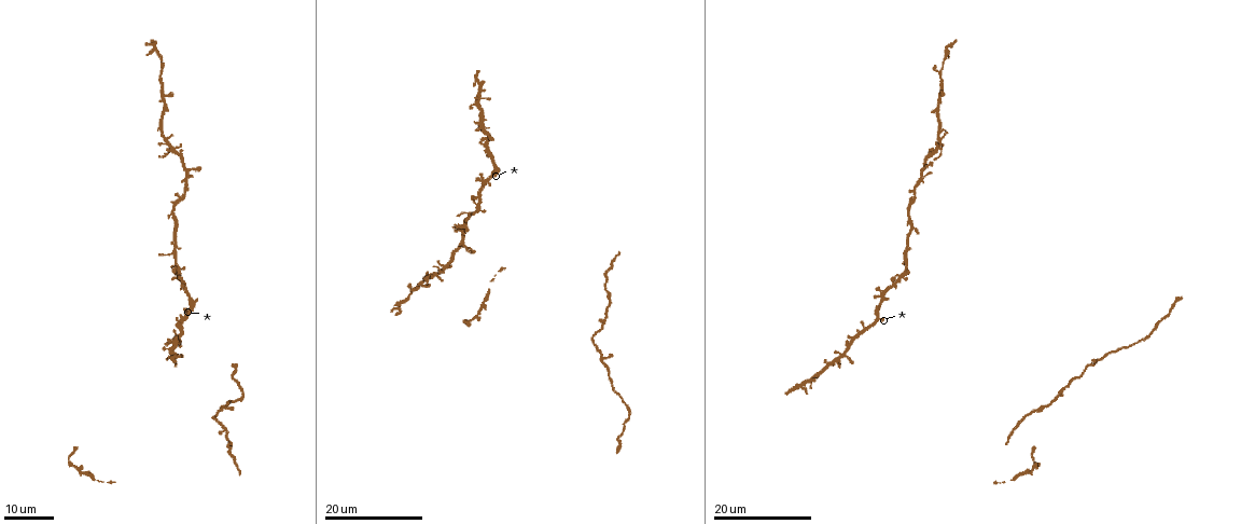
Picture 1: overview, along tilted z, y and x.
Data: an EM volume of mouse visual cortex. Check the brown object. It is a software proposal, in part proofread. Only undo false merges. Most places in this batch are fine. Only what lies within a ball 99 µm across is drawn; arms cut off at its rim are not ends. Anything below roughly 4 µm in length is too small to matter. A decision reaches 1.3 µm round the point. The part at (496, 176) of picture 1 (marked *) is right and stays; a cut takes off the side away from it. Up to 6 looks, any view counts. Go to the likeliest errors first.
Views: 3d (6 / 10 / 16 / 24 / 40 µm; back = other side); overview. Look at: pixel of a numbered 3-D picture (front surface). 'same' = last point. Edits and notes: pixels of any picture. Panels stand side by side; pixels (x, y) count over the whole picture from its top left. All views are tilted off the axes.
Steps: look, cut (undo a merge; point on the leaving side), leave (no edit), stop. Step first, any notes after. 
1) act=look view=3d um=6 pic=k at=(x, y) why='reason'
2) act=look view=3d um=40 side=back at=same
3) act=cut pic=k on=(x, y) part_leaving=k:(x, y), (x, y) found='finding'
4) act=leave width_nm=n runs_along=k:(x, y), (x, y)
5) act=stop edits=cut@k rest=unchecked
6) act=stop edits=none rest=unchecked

act=look view=3d um=16 pic=1 at=(226, 430) why='thick turns thin'

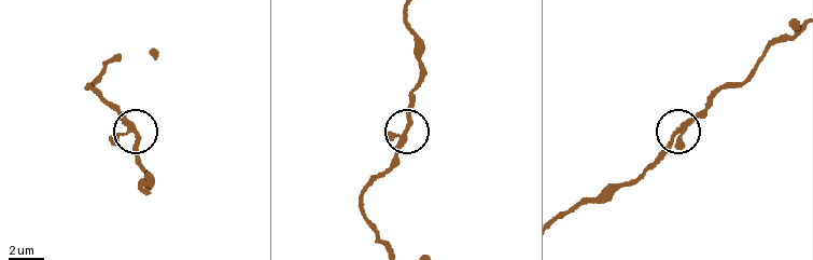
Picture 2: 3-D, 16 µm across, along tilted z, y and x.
act=look view=3d um=6 pic=2 at=(406, 130) why='closer look'

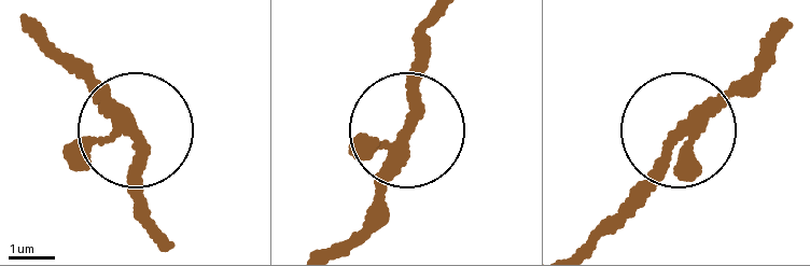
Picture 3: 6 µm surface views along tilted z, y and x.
act=leave found='continuous, no second cell'

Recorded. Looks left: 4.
act=look view=3d um=16 pic=1 at=(943, 72) why='two arms in line, one across'

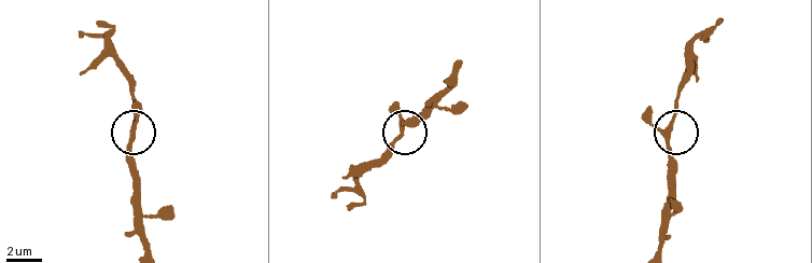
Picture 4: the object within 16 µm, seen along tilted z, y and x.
act=look view=3d um=10 pic=4 at=(666, 131)

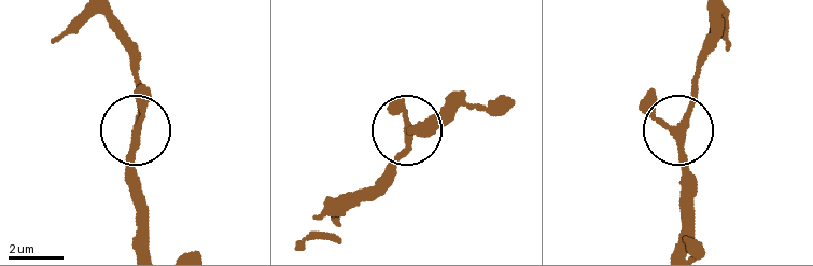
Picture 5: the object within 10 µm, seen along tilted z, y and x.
act=leave arms=3 runs_along=5:(145, 248), (131, 181), (138, 114), (134, 58) found='one cell here'

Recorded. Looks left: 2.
act=look view=3d um=24 pic=1 at=(153, 43) why='sudden change in width'

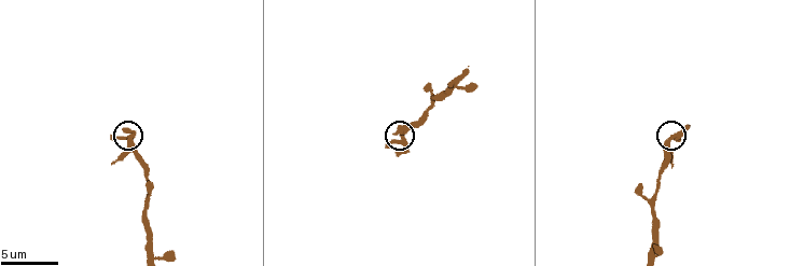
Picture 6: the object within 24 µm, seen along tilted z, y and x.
act=look view=3d um=6 pic=6 at=(401, 137)

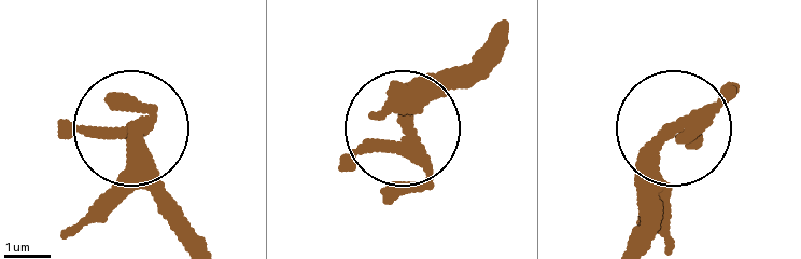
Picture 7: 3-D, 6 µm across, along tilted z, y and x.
act=leave arms=3 found='one cell here'

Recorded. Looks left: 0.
act=stop edits=none rest=unchecked

